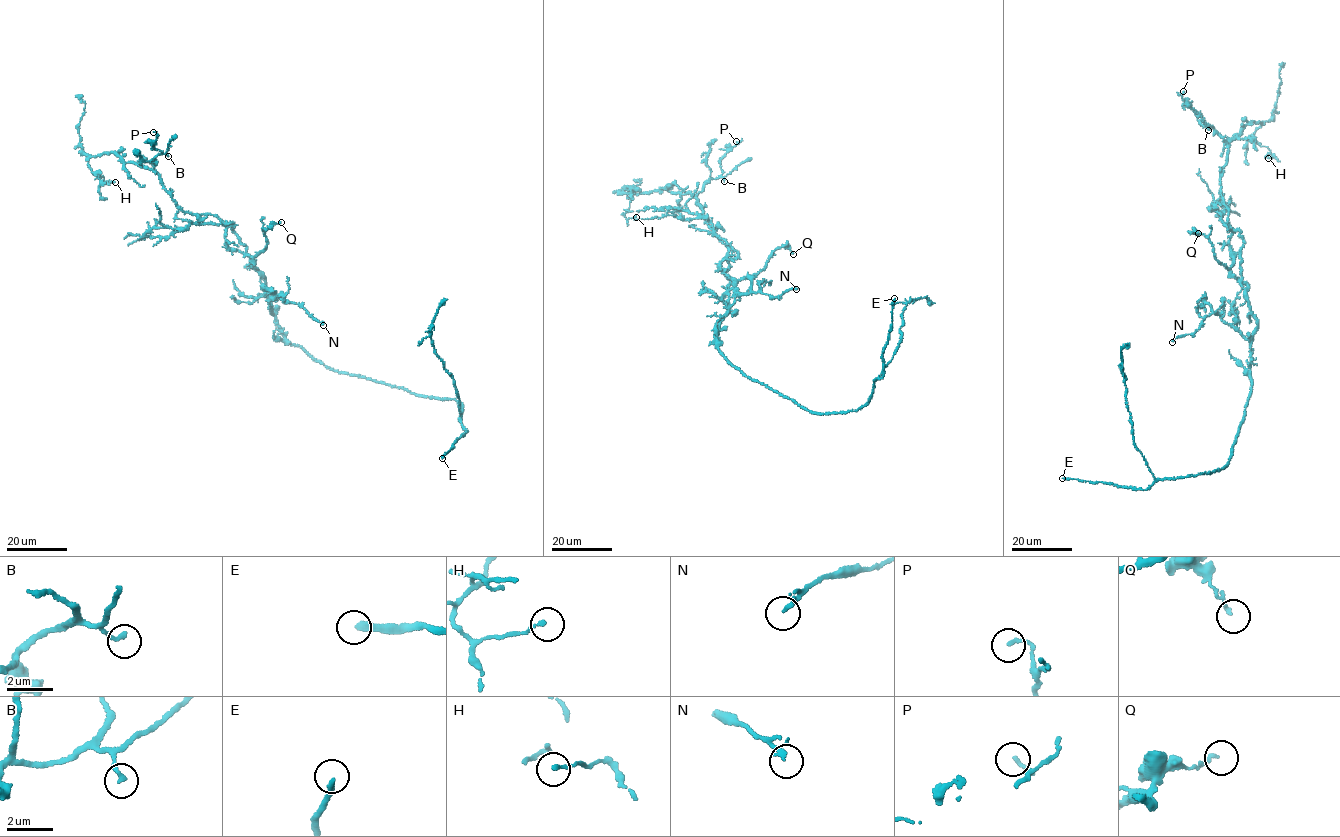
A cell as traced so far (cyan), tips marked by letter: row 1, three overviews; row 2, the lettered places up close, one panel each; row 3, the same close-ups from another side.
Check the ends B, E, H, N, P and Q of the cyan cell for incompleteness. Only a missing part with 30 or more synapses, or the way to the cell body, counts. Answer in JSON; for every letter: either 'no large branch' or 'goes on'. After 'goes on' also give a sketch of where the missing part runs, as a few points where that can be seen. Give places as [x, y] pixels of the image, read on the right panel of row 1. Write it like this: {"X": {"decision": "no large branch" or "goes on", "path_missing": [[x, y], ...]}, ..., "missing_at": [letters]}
{"B": {"decision": "no large branch"}, "E": {"decision": "goes on"}, "H": {"decision": "no large branch"}, "N": {"decision": "no large branch"}, "P": {"decision": "no large branch"}, "Q": {"decision": "no large branch"}, "missing_at": ["E"]}

